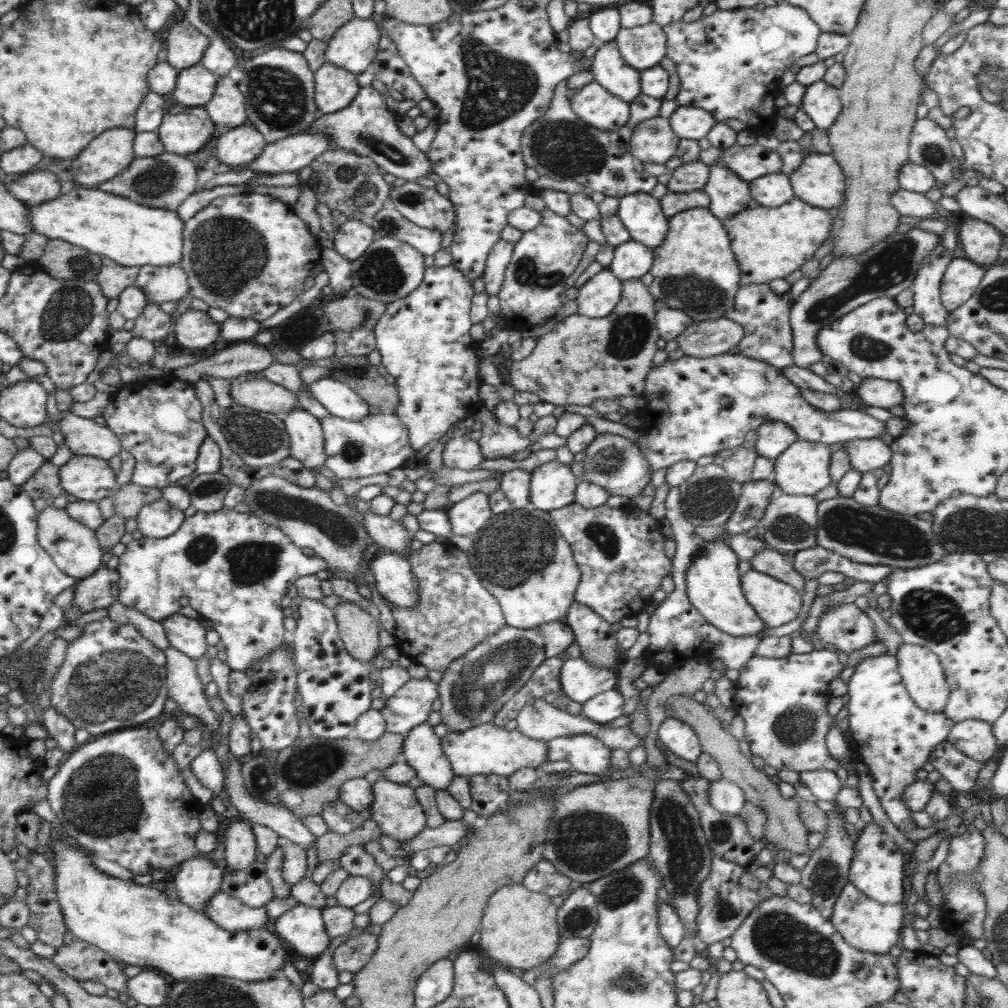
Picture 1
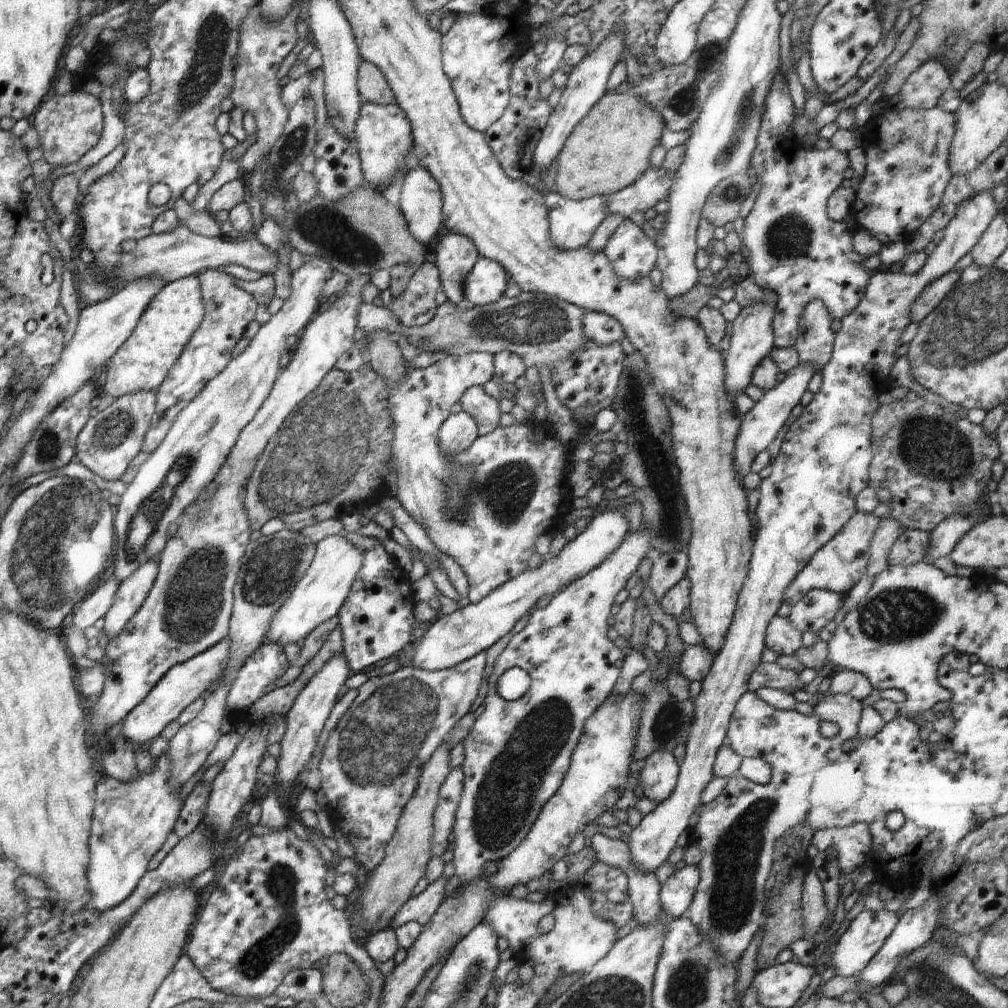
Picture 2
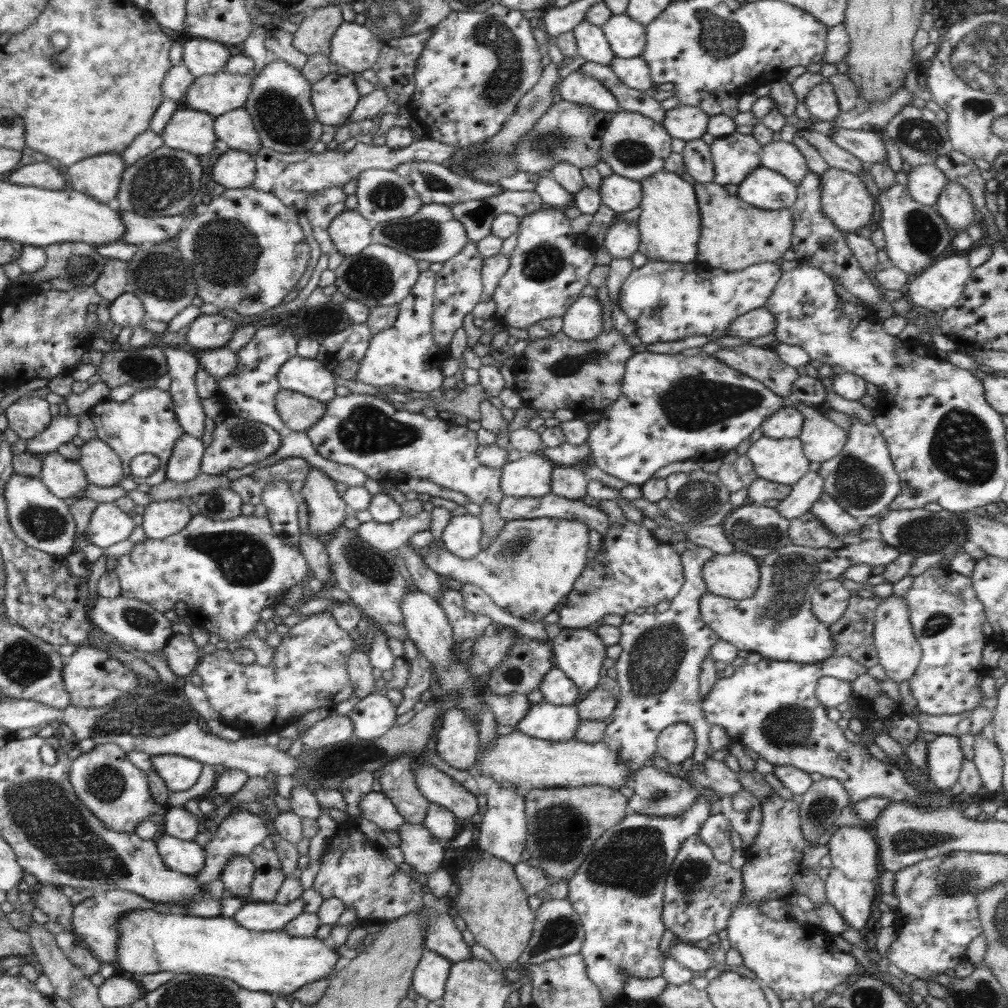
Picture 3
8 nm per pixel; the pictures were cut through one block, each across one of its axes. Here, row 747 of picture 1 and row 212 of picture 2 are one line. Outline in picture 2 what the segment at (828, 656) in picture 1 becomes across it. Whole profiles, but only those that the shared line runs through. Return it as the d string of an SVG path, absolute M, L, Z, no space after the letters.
M776 73L775 78L773 79L772 87L770 88L768 97L765 101L764 113L761 119L761 130L759 131L759 136L757 139L757 146L752 154L751 164L754 167L754 172L756 173L753 180L760 180L762 188L758 192L758 199L754 204L754 208L747 218L744 218L744 232L742 232L742 244L746 247L746 250L750 252L750 258L756 258L756 262L749 259L744 259L748 263L749 274L748 276L752 277L754 281L758 284L761 289L774 291L778 294L778 301L774 307L773 311L773 347L778 349L784 349L787 347L792 347L797 338L797 333L799 330L799 321L802 319L802 314L806 309L806 306L813 302L814 300L821 301L824 304L825 310L829 315L829 318L832 320L841 320L843 317L846 317L848 314L851 314L852 311L858 307L858 304L862 301L862 298L865 294L865 287L868 285L869 279L871 278L871 271L866 271L862 268L860 263L865 260L862 259L854 250L853 250L853 234L854 230L848 230L844 222L835 222L830 220L826 215L826 206L827 200L830 199L830 196L834 193L834 190L837 190L844 179L843 172L846 168L849 167L849 158L848 154L839 152L838 150L832 149L831 147L828 150L818 150L815 148L805 149L802 146L802 142L797 135L797 130L795 127L795 107L794 102L792 102L792 96L790 96L789 83L787 82L787 76L782 73Z

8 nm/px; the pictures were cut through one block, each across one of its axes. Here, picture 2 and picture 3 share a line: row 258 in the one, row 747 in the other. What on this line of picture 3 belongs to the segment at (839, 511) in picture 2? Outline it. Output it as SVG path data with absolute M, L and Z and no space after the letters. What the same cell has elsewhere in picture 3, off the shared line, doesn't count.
M949 734L938 735L935 740L926 744L928 750L927 775L929 780L948 791L959 779L965 755L959 744L960 738Z

